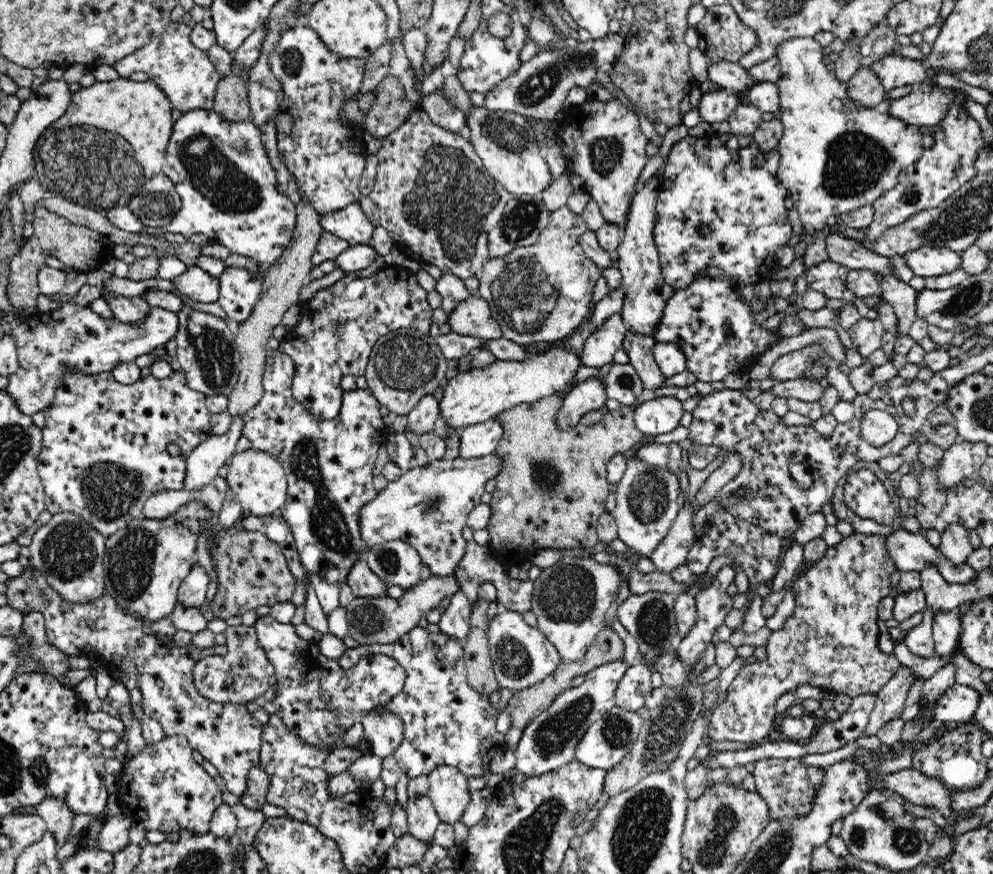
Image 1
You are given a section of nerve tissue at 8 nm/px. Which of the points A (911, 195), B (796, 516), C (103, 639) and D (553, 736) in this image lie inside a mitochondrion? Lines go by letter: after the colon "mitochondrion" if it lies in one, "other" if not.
A: mitochondrion
B: other
C: other
D: mitochondrion

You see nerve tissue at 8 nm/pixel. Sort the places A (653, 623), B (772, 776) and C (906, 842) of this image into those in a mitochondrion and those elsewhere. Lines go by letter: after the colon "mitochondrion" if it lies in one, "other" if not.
A: mitochondrion
B: other
C: mitochondrion

